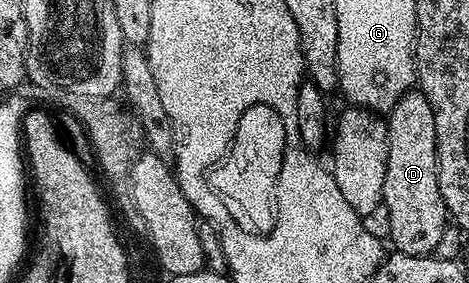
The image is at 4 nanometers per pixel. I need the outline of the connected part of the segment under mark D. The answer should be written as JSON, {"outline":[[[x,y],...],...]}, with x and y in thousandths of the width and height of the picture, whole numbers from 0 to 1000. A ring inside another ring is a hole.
{"outline":[[[896,318],[864,325],[827,399],[823,498],[827,572],[814,717],[827,728],[827,760],[836,767],[829,859],[840,859],[838,873],[861,898],[919,901],[953,806],[955,753],[934,640],[930,417],[913,346]]]}

